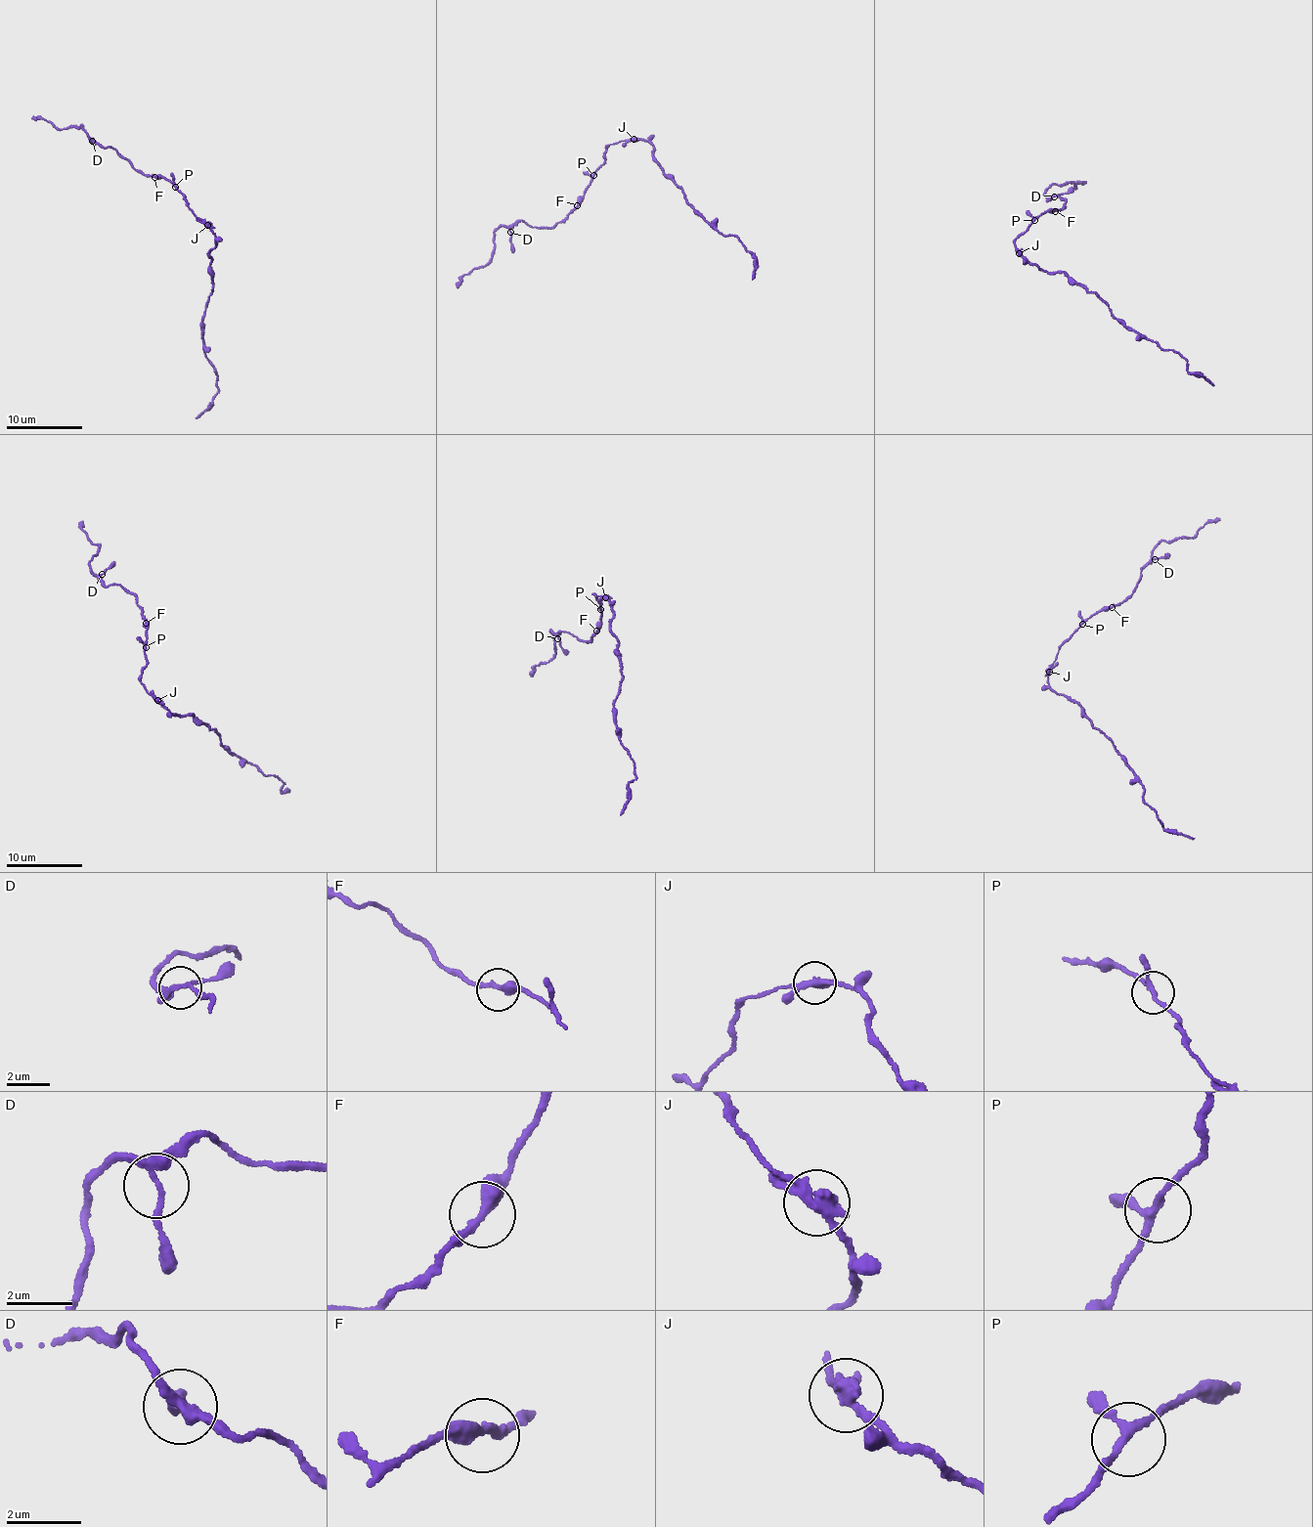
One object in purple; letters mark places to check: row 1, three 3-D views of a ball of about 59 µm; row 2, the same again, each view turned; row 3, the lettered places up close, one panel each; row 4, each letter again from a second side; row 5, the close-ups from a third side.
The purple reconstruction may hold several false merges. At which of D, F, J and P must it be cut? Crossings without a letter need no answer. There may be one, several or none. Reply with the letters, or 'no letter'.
J

